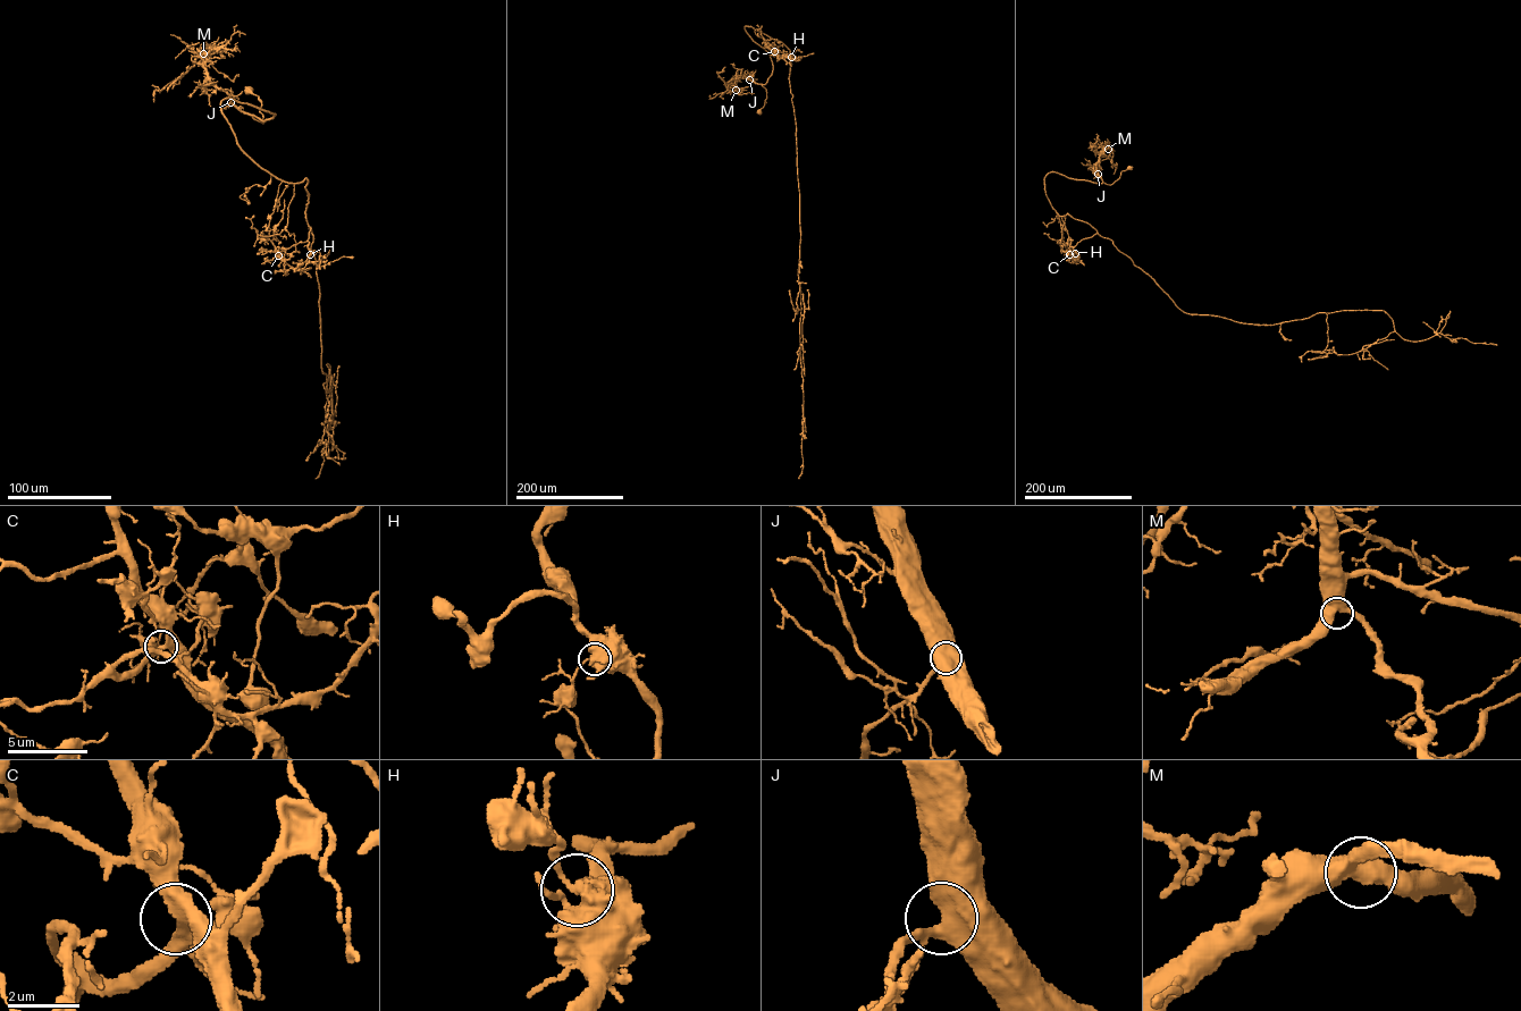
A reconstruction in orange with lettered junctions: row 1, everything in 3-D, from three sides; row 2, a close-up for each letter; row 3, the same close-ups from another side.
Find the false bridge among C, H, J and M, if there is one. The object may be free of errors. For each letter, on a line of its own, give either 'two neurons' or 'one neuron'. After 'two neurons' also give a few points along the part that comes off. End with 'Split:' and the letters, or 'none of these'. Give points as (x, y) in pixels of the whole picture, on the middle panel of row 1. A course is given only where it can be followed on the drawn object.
C: one neuron
H: two neurons | (791, 57), (781, 58), (769, 44), (780, 45)
J: one neuron
M: one neuron
Split: H

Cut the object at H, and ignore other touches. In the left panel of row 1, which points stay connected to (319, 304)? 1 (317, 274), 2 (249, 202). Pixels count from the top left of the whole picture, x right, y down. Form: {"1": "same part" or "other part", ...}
{"1": "same part", "2": "same part"}

